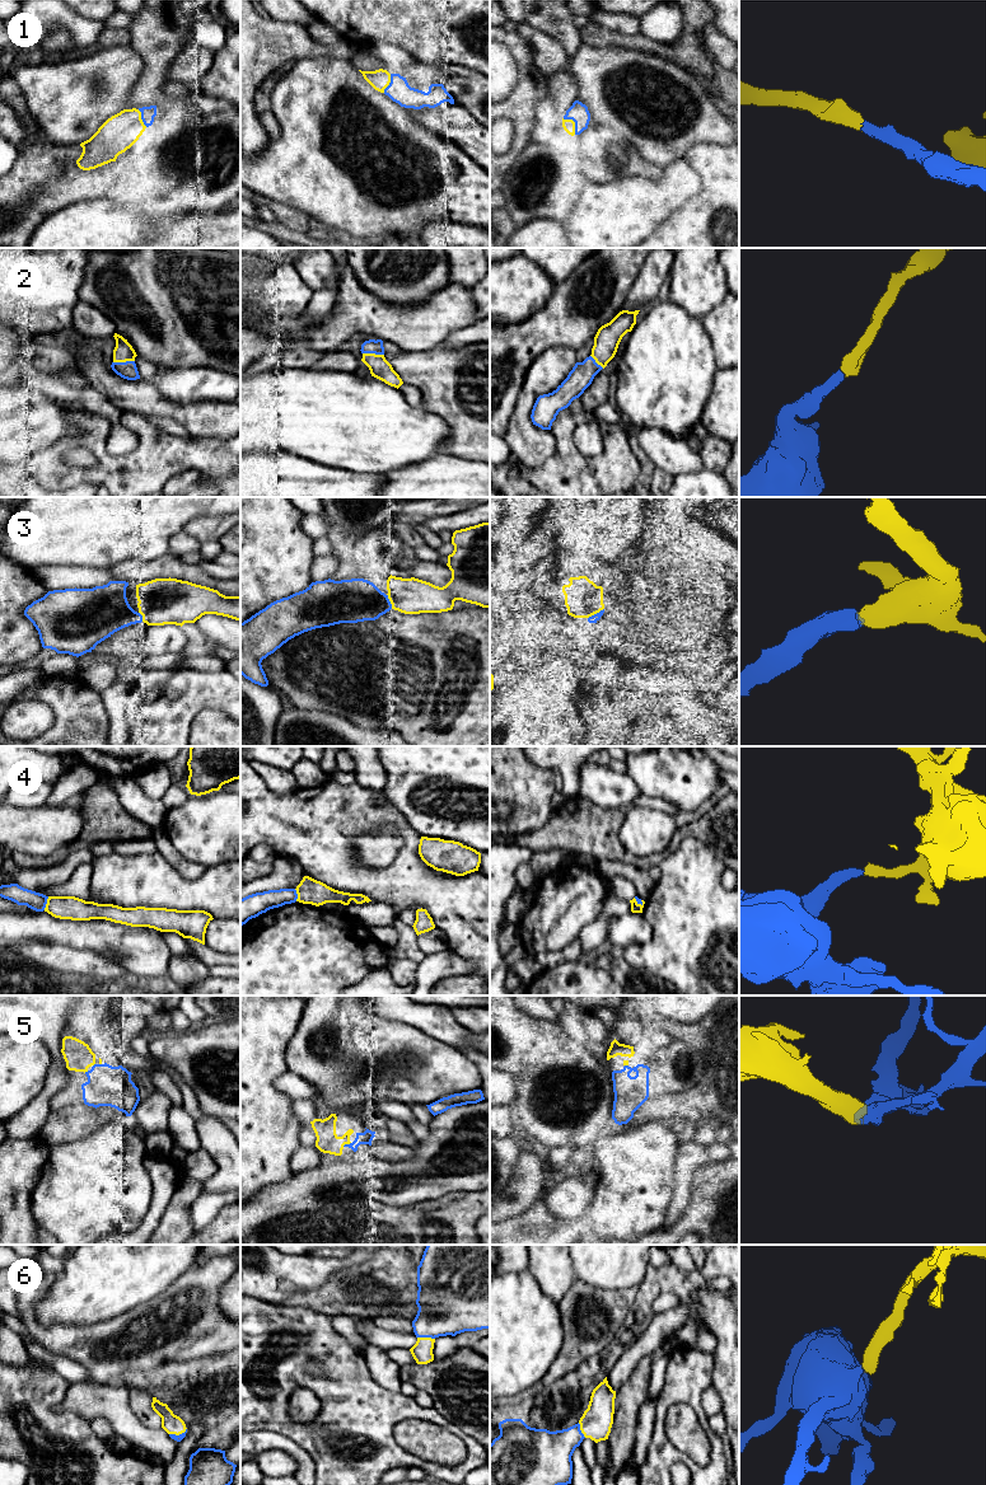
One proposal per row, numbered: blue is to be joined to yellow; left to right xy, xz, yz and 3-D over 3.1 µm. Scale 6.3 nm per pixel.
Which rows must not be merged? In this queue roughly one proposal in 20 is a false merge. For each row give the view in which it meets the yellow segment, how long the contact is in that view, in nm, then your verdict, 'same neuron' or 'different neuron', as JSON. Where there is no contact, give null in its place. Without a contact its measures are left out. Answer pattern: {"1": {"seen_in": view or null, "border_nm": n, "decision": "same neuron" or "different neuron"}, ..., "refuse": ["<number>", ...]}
{"1": {"seen_in": "yz", "border_nm": 130, "decision": "same neuron"}, "2": {"seen_in": "xy", "border_nm": 140, "decision": "same neuron"}, "3": {"seen_in": "yz", "border_nm": 120, "decision": "same neuron"}, "4": {"seen_in": "xy", "border_nm": 90, "decision": "same neuron"}, "5": {"seen_in": "xz", "border_nm": 60, "decision": "same neuron"}, "6": {"seen_in": "xz", "border_nm": 110, "decision": "same neuron"}, "refuse": []}

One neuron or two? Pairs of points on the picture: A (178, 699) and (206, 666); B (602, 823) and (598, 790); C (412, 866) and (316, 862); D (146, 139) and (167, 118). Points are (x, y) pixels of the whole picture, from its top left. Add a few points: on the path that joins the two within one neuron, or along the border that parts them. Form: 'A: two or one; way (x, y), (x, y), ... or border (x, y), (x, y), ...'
A: two; border (224, 669), (199, 671)
B: two; border (578, 795), (602, 807), (620, 809)
C: one; way (388, 877), (353, 877), (340, 869)
D: one; way (152, 134), (162, 123)

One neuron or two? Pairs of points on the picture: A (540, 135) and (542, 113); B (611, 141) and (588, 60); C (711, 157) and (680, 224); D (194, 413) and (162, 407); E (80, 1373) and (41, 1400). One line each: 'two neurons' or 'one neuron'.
A: one neuron
B: two neurons
C: one neuron
D: one neuron
E: two neurons

